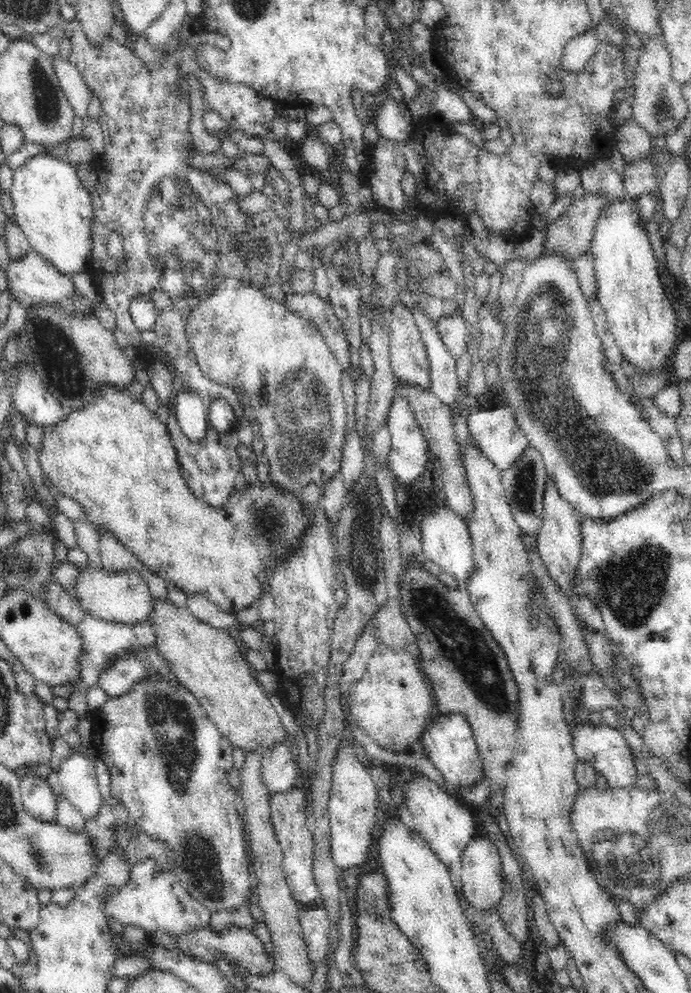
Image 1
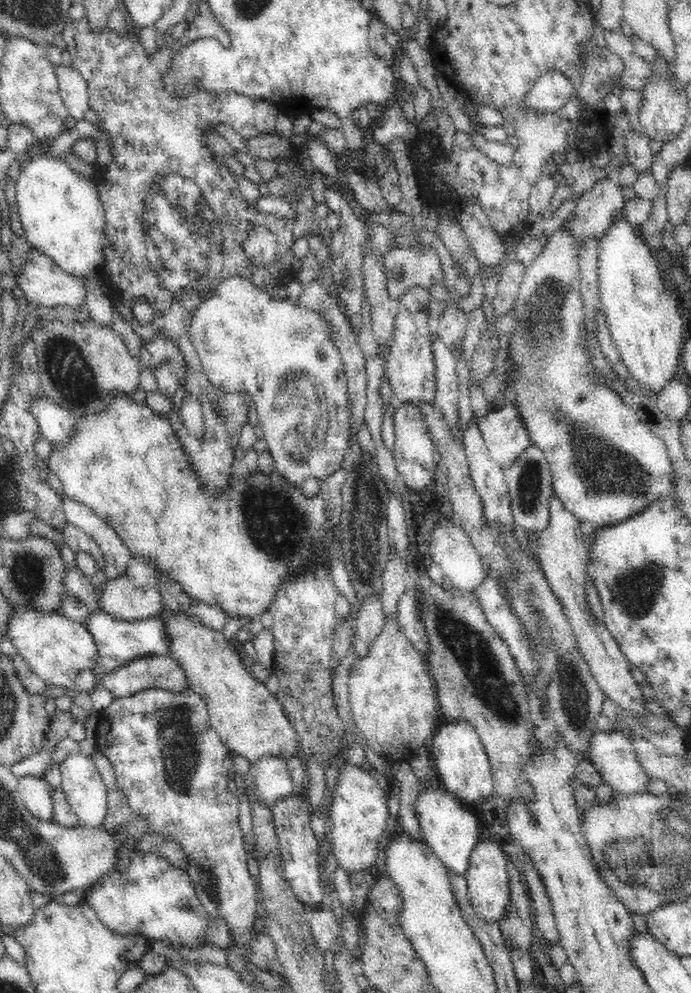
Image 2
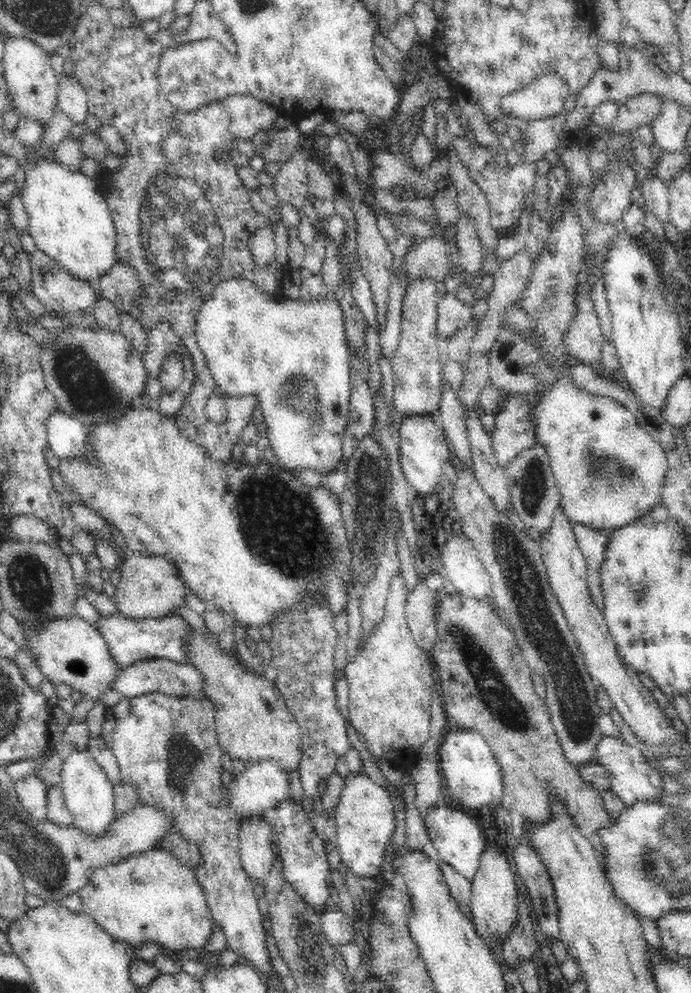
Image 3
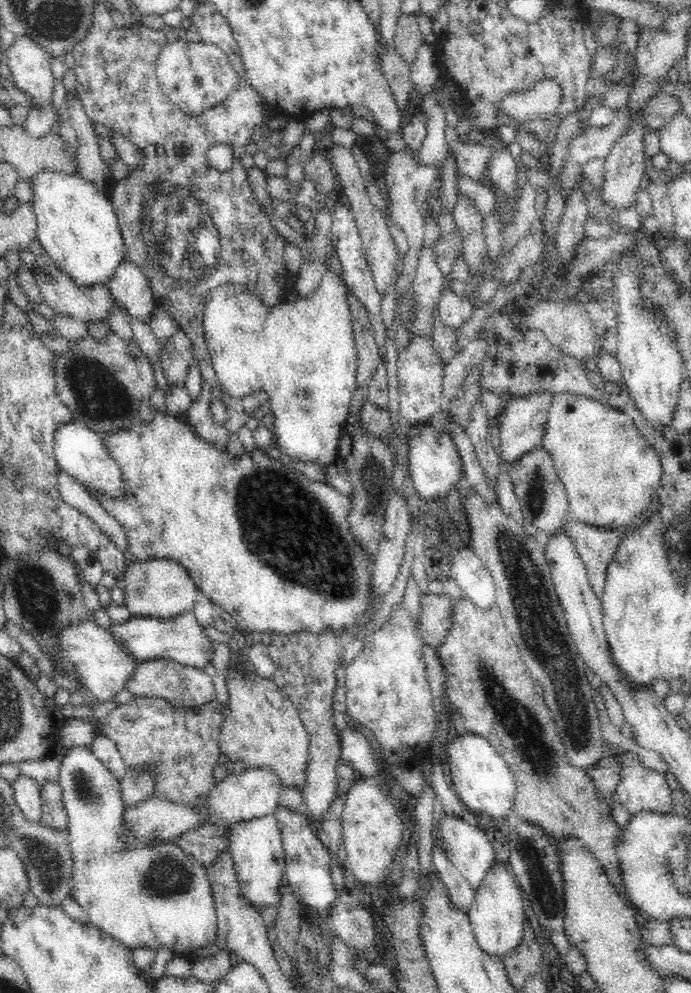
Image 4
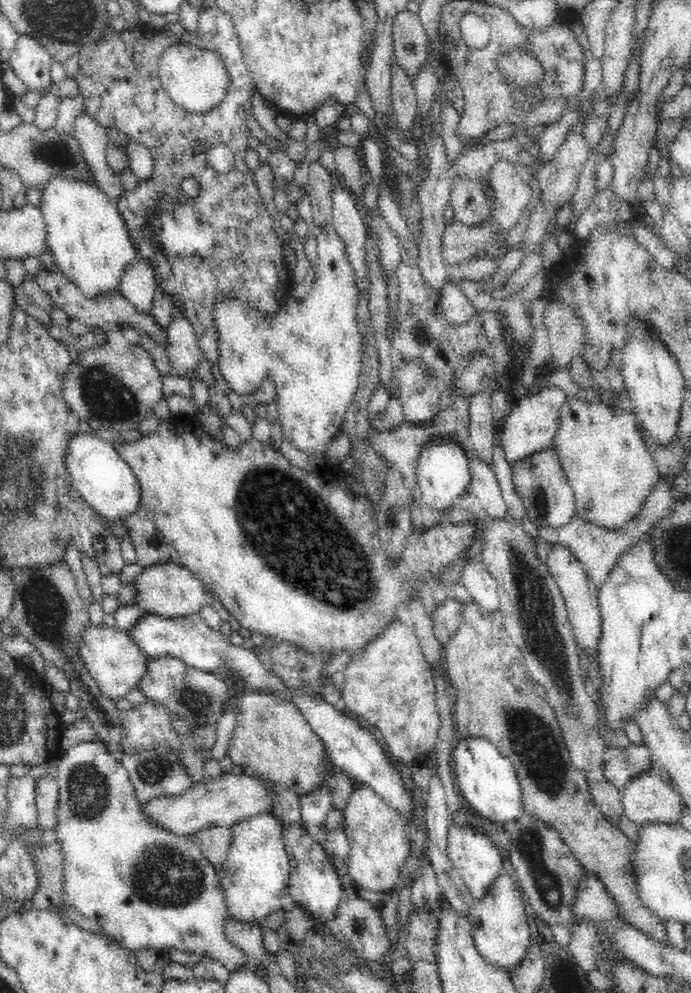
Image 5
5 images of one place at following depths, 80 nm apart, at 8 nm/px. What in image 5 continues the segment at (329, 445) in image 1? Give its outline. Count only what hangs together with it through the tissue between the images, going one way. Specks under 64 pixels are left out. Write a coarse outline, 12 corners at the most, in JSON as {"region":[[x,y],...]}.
{"region":[[334,222],[274,318],[216,313],[224,379],[272,373],[282,438],[323,452],[354,402],[362,296]]}

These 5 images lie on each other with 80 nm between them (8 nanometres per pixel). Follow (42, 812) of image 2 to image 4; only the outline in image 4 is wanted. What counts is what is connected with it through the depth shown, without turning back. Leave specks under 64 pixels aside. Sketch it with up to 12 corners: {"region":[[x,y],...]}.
{"region":[[16,777],[11,791],[18,811],[28,823],[42,818],[41,784]]}

